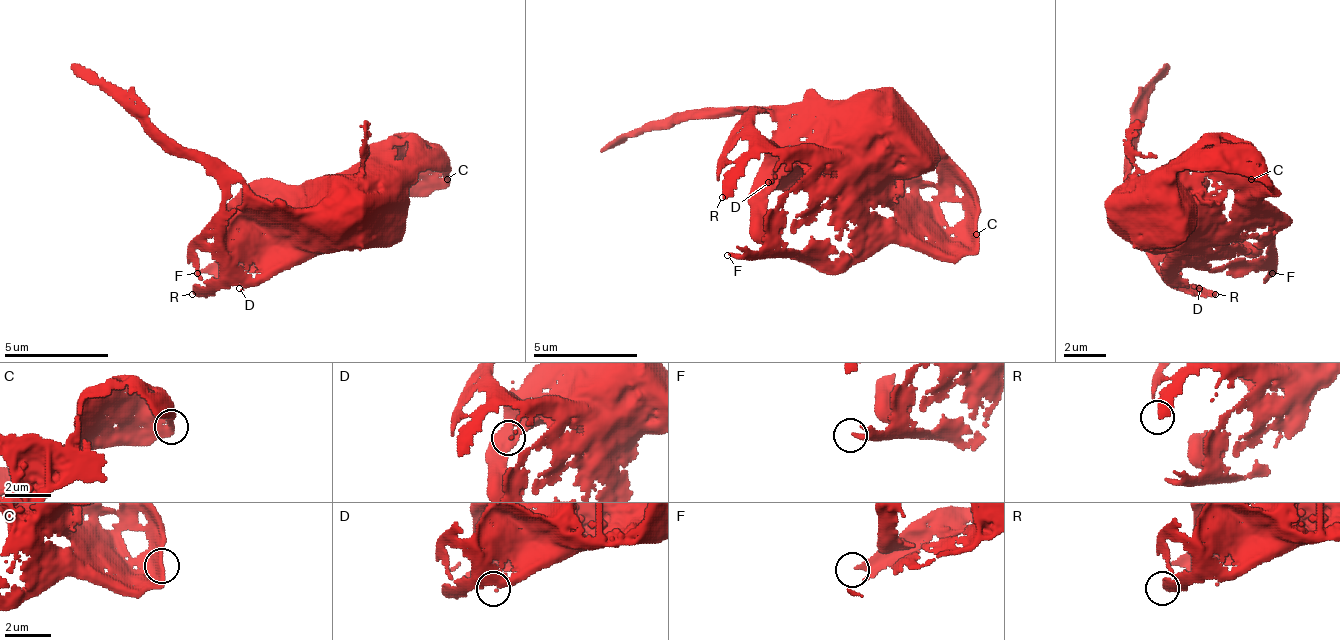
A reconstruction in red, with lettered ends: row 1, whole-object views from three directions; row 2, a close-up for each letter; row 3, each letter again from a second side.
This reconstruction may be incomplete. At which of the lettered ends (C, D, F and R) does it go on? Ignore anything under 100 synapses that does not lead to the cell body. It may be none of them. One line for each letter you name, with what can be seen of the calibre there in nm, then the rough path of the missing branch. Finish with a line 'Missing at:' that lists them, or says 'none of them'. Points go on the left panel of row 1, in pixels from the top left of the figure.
Missing at: none of them

